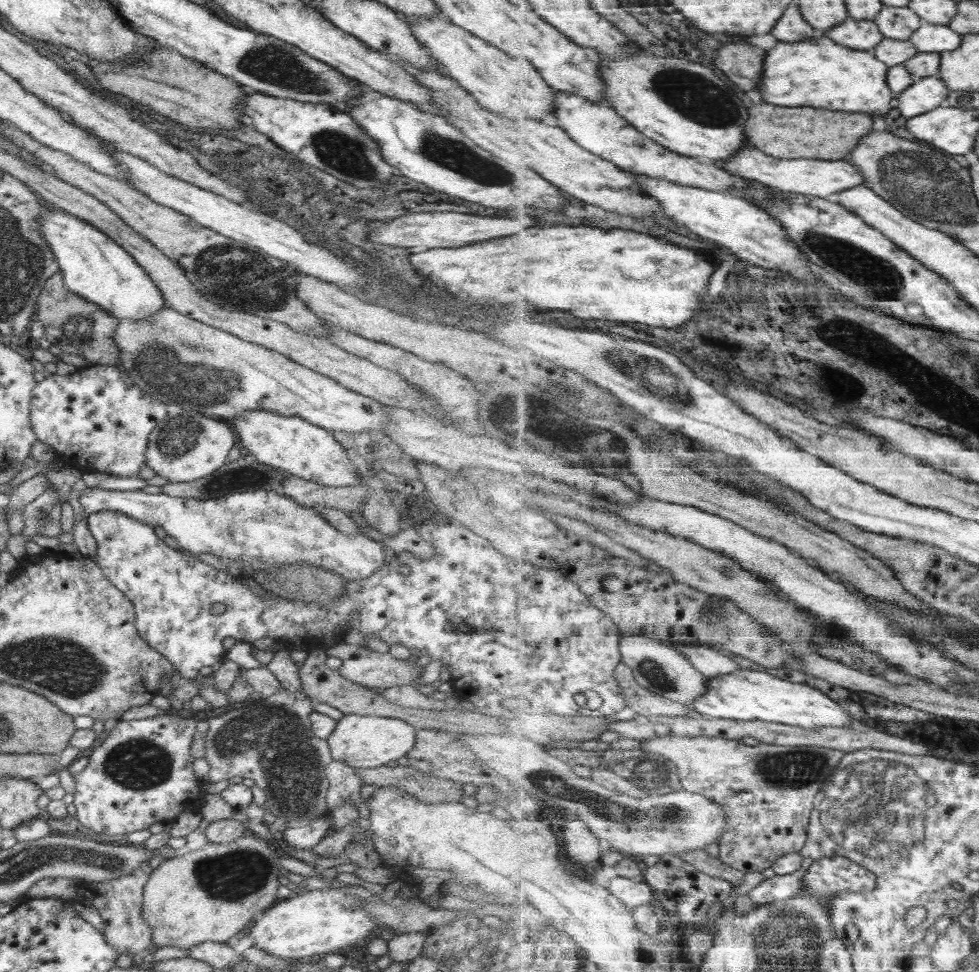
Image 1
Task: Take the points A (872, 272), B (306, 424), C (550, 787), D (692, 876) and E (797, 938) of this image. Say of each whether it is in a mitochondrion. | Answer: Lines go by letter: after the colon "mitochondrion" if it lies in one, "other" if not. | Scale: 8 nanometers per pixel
A: mitochondrion
B: other
C: mitochondrion
D: other
E: mitochondrion

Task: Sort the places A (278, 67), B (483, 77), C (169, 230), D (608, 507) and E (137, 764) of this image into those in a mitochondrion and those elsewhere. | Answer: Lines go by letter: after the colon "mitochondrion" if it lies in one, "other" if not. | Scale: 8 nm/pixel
A: mitochondrion
B: other
C: other
D: other
E: mitochondrion

